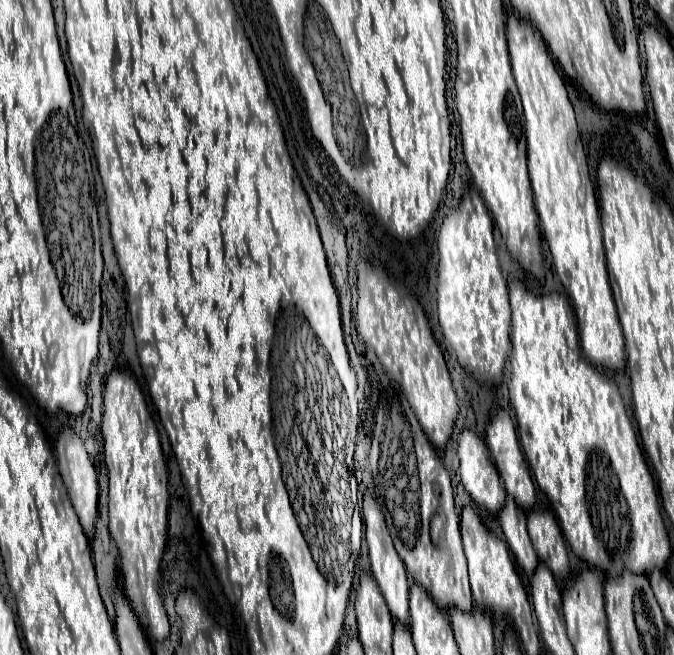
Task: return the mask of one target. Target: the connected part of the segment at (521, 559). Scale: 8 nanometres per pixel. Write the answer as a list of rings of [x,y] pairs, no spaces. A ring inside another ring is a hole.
[[[512,497],[506,499],[504,509],[500,511],[500,525],[502,531],[506,535],[506,543],[510,547],[510,551],[514,553],[518,565],[524,569],[524,573],[530,577],[538,565],[538,557],[536,551],[532,549],[532,541],[528,537],[528,529],[526,529],[526,517],[522,513],[522,509],[516,505],[516,501],[512,501]]]

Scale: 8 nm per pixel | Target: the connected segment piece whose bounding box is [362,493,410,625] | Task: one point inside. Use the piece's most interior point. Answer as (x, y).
(389, 571)

